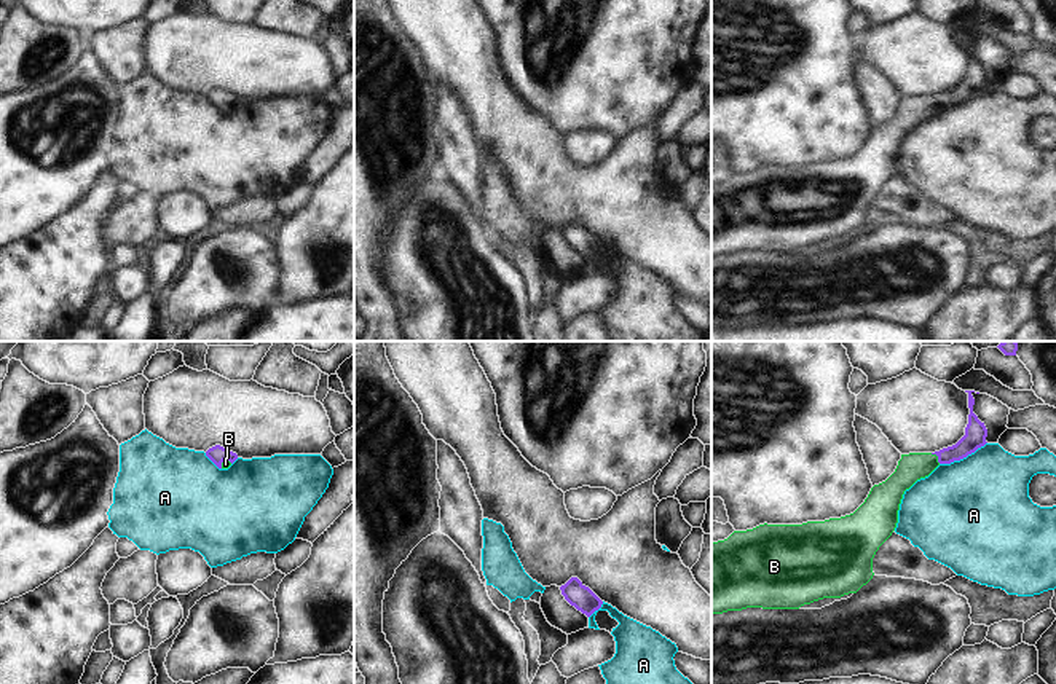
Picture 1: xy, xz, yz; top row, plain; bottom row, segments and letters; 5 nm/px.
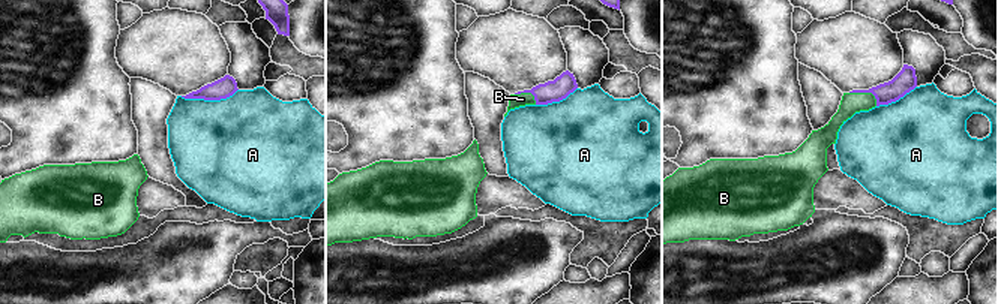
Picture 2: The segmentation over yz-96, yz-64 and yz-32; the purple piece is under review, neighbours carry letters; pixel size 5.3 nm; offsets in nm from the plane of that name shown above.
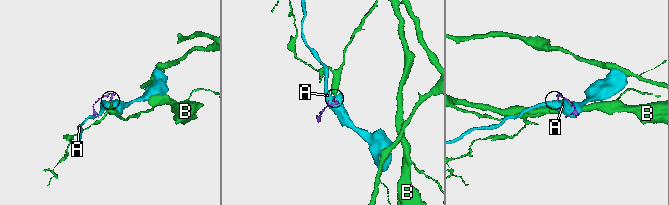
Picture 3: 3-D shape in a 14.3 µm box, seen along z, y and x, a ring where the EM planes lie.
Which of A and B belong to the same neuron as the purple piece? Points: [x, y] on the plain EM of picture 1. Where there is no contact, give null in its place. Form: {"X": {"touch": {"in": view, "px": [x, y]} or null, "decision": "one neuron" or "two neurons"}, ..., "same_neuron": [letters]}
{"A": {"touch": {"in": "yz", "px": [962, 101]}, "decision": "two neurons"}, "B": {"touch": {"in": "yz", "px": [937, 98]}, "decision": "one neuron"}, "same_neuron": ["B"]}

